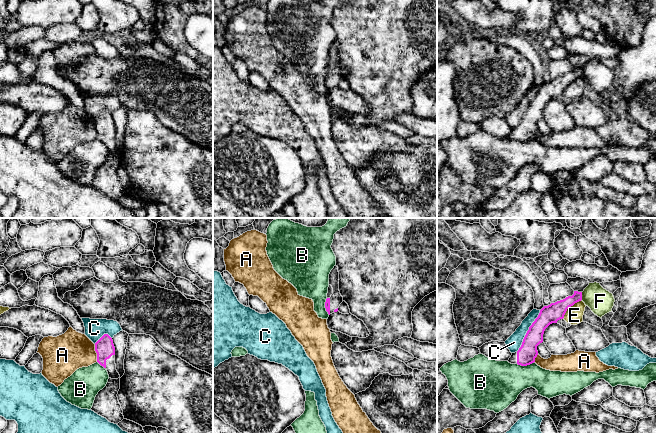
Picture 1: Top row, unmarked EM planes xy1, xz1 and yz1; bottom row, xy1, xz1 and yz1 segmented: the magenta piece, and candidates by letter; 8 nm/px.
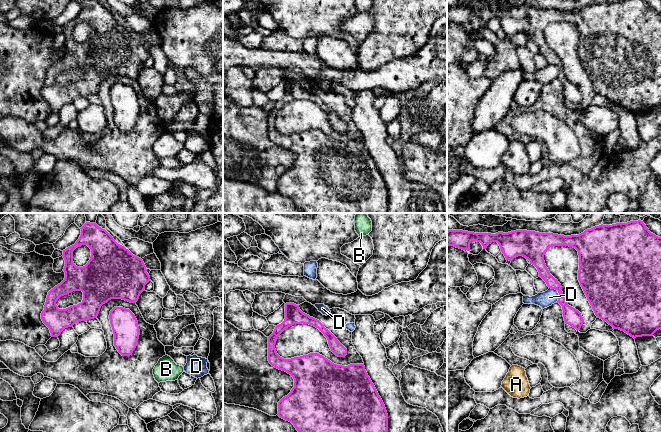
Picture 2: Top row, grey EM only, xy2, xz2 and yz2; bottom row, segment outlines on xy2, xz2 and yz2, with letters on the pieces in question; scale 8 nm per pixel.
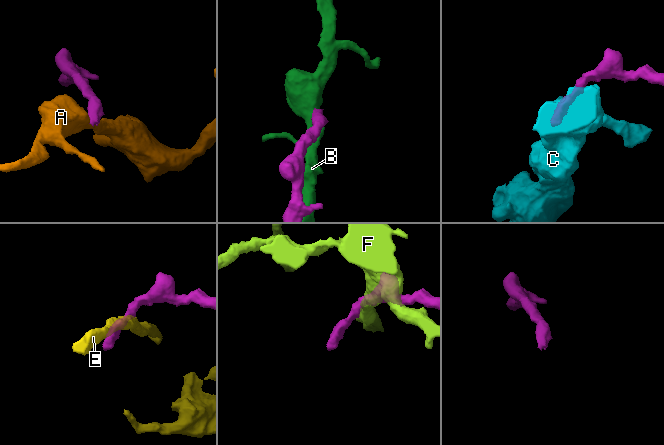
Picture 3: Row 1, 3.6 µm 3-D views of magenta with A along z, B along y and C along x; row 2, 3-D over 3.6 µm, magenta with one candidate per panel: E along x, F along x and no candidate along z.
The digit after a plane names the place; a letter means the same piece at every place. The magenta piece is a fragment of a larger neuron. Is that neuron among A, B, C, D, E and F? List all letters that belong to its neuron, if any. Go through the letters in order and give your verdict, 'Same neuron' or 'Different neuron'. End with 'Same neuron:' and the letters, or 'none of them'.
A: Different neuron
B: Different neuron
C: Different neuron
D: Different neuron
E: Different neuron
F: Different neuron
Same neuron: none of them

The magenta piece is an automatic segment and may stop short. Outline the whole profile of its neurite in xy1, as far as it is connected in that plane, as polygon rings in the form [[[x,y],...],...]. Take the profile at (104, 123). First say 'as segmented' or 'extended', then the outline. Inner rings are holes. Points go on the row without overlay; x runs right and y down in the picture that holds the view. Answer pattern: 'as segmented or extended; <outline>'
extended; [[[104,110],[96,119],[97,138],[103,142],[111,155],[120,154],[115,140],[115,123],[112,114]]]

